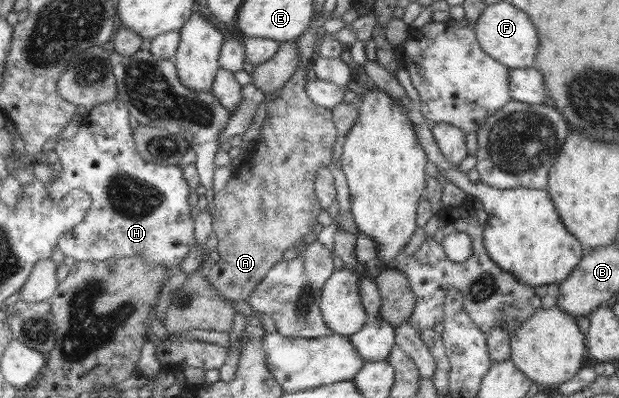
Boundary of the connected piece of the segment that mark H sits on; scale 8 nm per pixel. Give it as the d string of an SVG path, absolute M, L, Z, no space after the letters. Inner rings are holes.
M119 97L97 104L81 118L79 132L72 139L61 140L55 150L62 165L59 177L48 184L49 195L59 202L74 189L89 192L92 204L87 215L71 231L61 235L58 248L65 257L79 262L96 262L111 258L124 258L139 254L149 264L165 264L173 268L181 263L195 242L194 220L191 216L189 195L192 190L178 165L157 166L147 163L137 151L133 140L134 130L129 120L129 110Z

